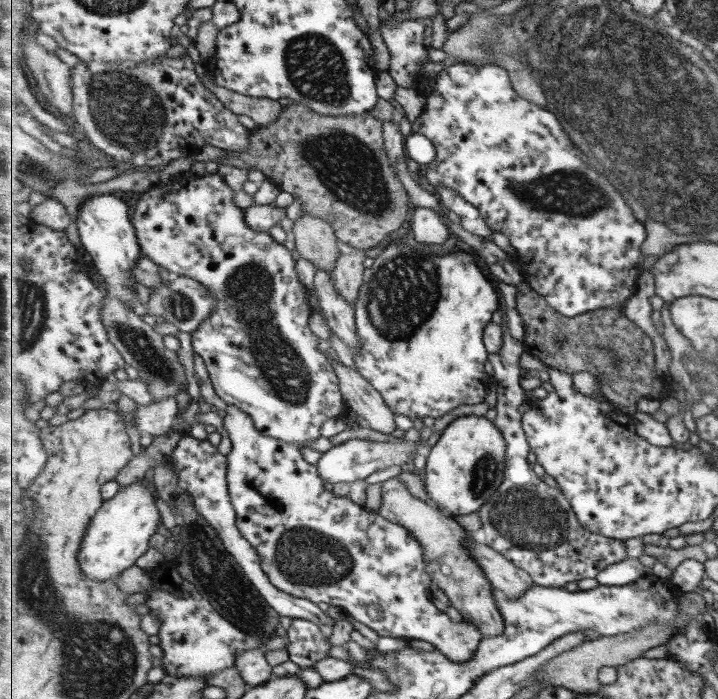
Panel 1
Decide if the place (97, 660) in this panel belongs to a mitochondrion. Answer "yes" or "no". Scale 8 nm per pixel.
yes

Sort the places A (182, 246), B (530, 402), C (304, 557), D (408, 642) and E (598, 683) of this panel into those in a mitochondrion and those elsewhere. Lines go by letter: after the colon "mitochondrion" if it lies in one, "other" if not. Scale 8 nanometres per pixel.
A: other
B: other
C: mitochondrion
D: other
E: other

